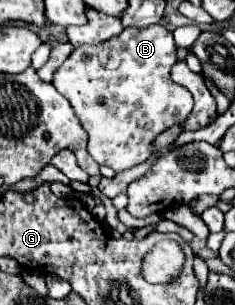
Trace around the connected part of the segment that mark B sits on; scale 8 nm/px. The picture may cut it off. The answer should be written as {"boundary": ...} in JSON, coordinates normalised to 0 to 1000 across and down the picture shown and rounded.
{"boundary":[[[689,82],[638,89],[536,89],[502,121],[426,141],[323,154],[306,180],[238,226],[221,279],[315,351],[374,436],[374,502],[426,541],[460,541],[485,561],[562,554],[638,521],[647,462],[749,403],[774,403],[817,364],[817,311],[723,259],[723,226],[757,200],[732,108]]]}

